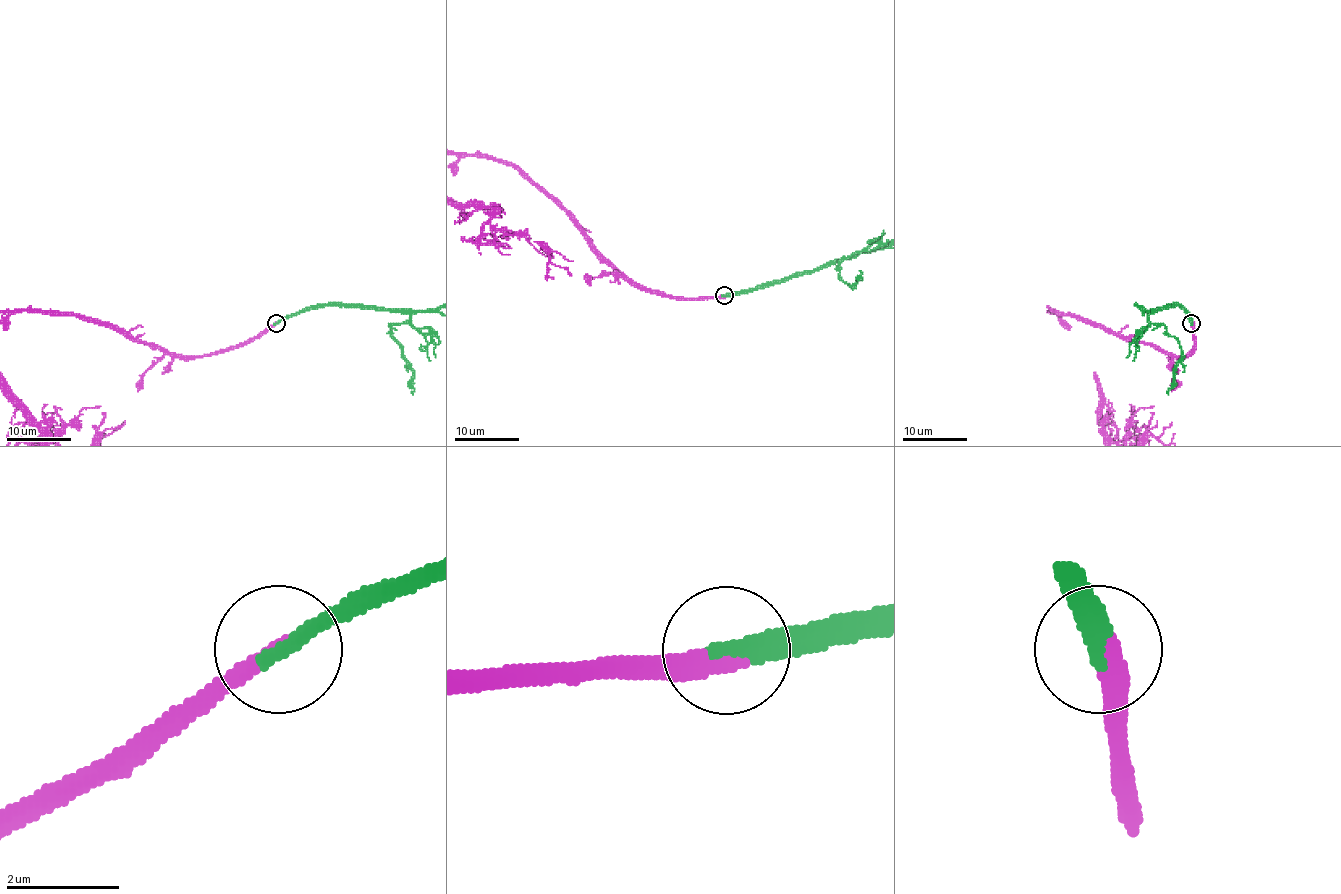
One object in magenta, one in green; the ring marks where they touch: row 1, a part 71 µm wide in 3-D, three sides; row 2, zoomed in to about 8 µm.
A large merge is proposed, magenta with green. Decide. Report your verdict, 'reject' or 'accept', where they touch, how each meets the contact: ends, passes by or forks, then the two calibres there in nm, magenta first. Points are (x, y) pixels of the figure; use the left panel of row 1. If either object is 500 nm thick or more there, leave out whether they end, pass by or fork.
accept; at (276, 323); magenta ends there; green ends there; 360 nm thick on the magenta side, 340 nm on the other

